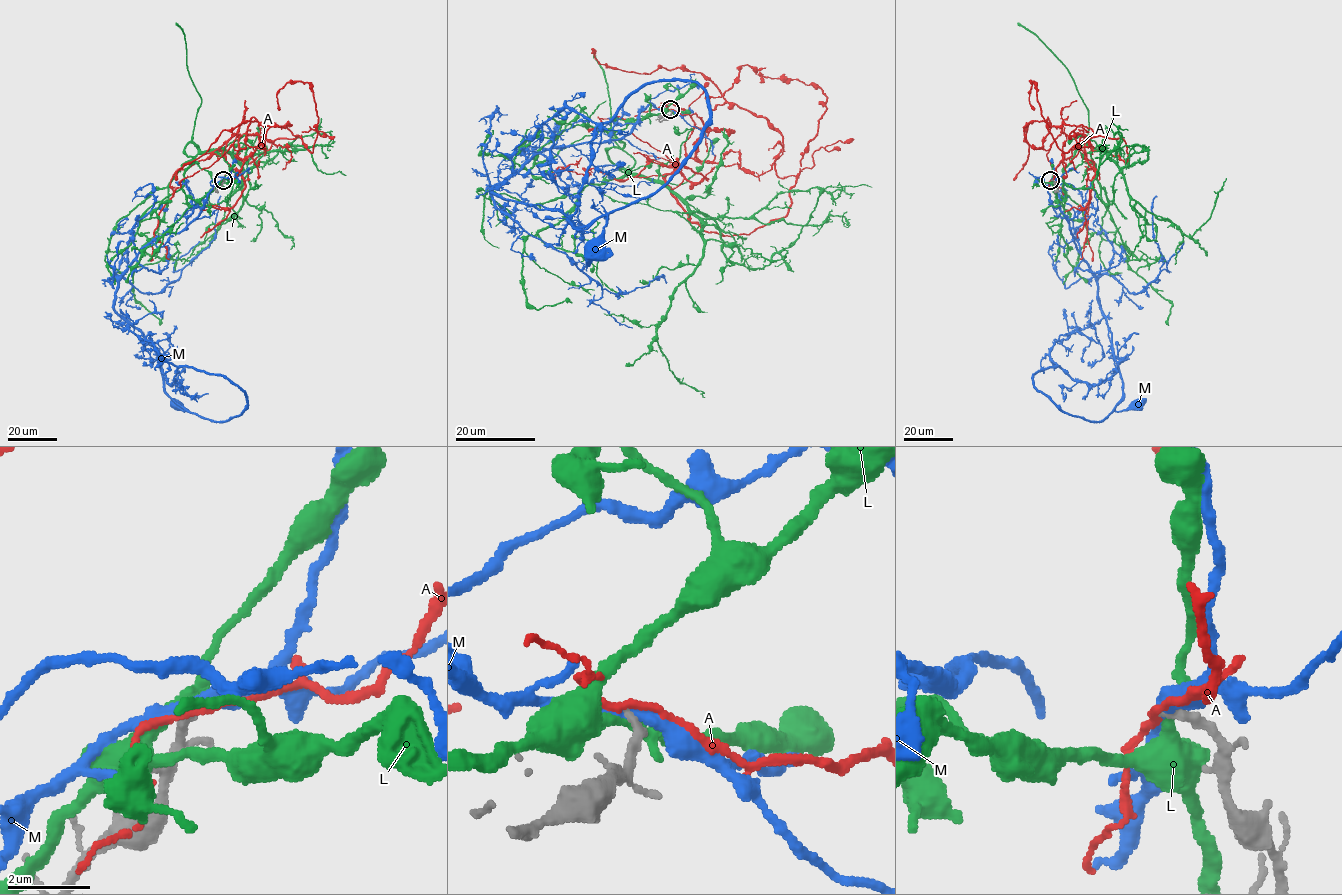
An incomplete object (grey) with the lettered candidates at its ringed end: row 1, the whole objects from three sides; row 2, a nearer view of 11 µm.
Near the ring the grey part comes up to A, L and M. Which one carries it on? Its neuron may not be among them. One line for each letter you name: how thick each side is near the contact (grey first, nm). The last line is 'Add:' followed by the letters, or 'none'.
Add: none

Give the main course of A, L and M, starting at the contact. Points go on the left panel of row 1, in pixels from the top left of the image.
A: (222, 180), (244, 160), (233, 135), (219, 149), (244, 163), (299, 137), (244, 121), (176, 180)
L: (224, 179), (190, 205), (185, 147), (226, 151), (242, 169), (243, 204), (215, 235), (244, 178)
M: (223, 180), (183, 229), (143, 247), (116, 293), (114, 309), (156, 350), (164, 390), (178, 405)

